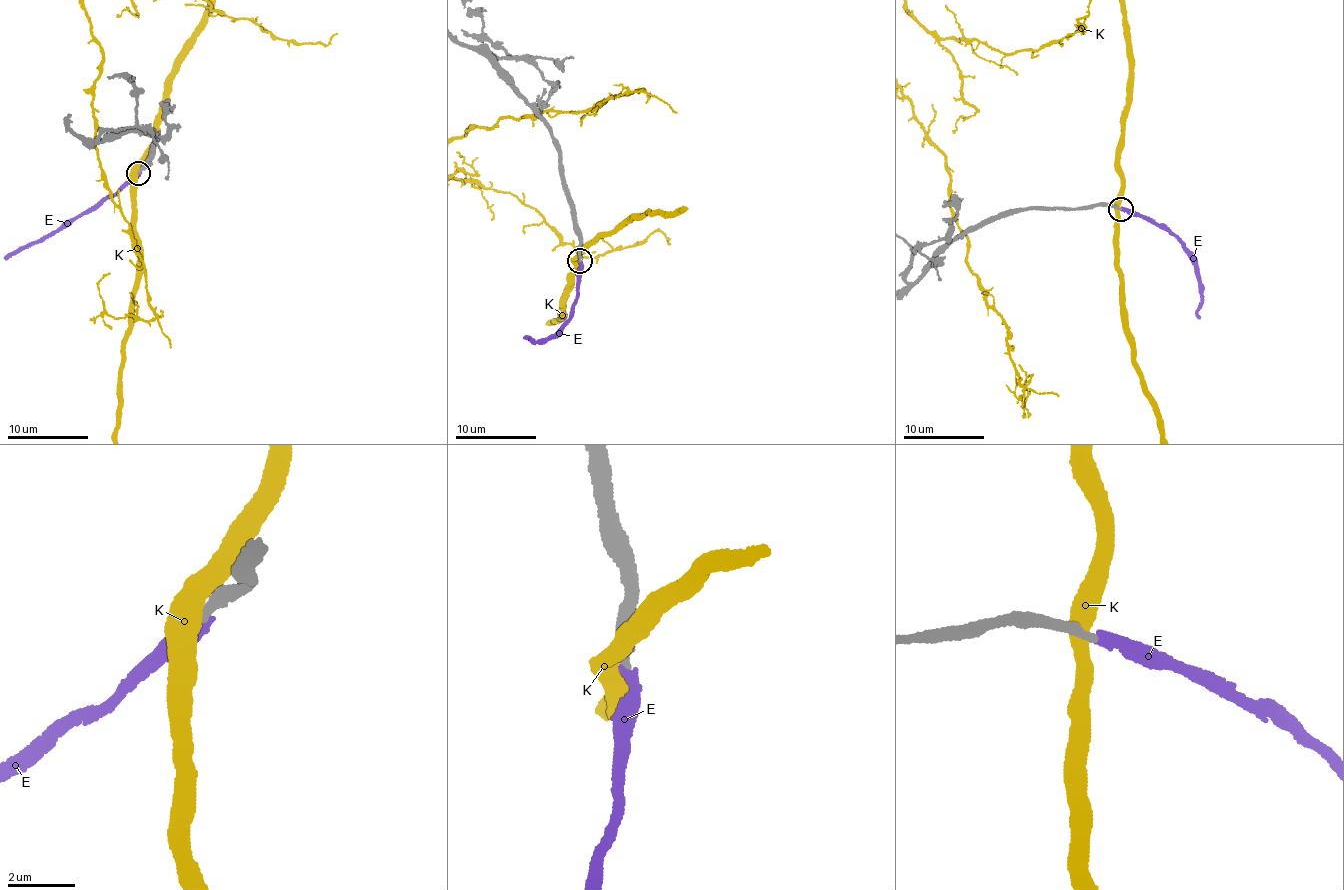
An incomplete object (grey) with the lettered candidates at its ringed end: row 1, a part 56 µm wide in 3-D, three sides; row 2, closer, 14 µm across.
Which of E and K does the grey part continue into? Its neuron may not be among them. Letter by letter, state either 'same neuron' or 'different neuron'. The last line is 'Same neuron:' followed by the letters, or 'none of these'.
E: same neuron
K: different neuron
Same neuron: E

